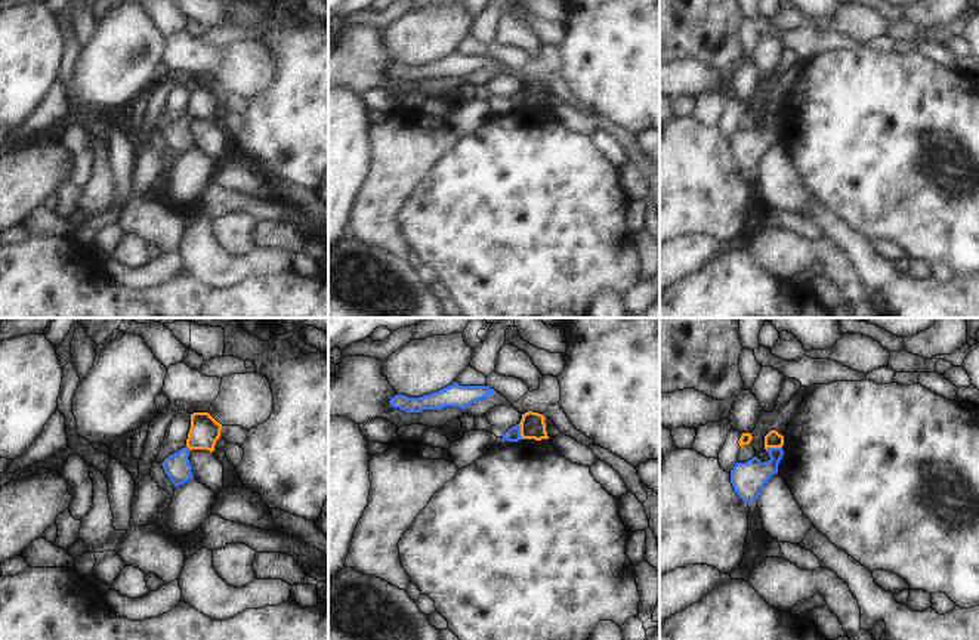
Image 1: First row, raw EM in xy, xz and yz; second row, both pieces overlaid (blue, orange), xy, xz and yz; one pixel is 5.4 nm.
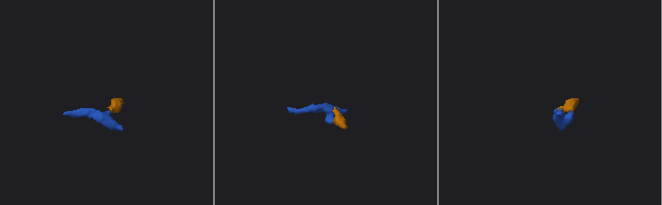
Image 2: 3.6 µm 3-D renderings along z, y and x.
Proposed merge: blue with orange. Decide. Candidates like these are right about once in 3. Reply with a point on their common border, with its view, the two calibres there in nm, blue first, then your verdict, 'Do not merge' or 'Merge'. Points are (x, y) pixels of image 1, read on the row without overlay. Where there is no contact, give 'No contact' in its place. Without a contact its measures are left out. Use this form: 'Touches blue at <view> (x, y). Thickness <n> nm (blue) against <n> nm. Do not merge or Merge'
Touches blue at yz (774, 117). Thickness 180 nm (blue) against 90 nm. Do not merge

